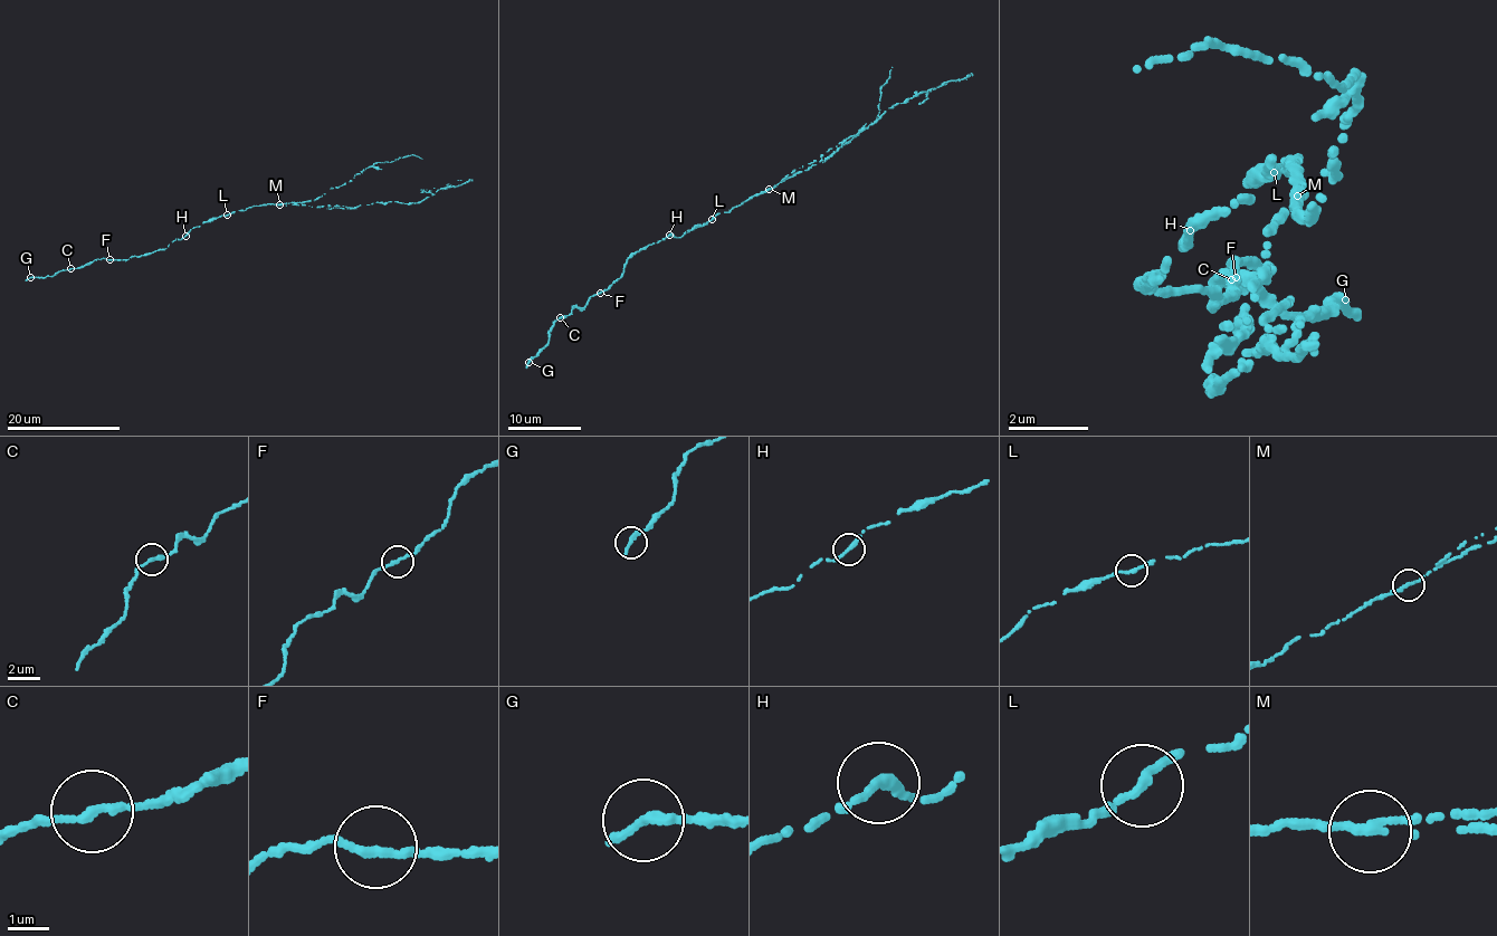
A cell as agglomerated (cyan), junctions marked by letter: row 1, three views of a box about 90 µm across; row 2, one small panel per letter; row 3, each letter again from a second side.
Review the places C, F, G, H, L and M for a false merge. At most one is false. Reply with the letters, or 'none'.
M

